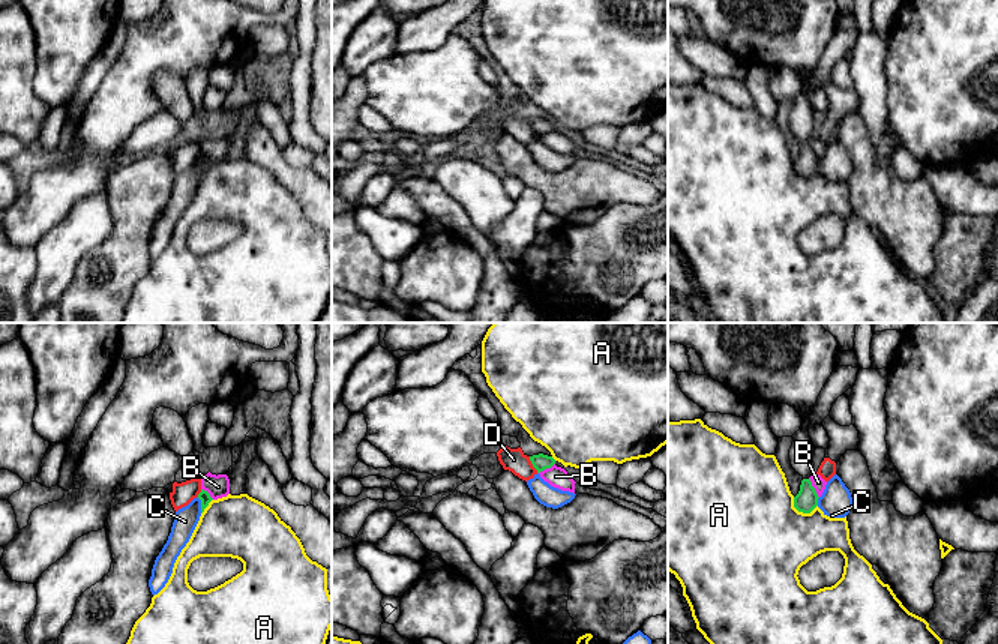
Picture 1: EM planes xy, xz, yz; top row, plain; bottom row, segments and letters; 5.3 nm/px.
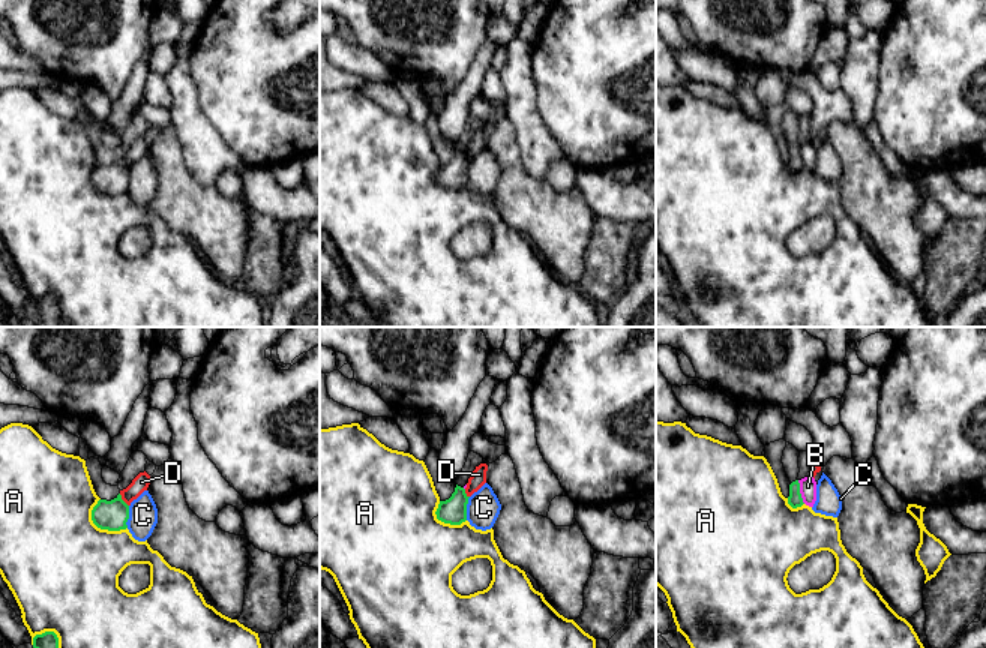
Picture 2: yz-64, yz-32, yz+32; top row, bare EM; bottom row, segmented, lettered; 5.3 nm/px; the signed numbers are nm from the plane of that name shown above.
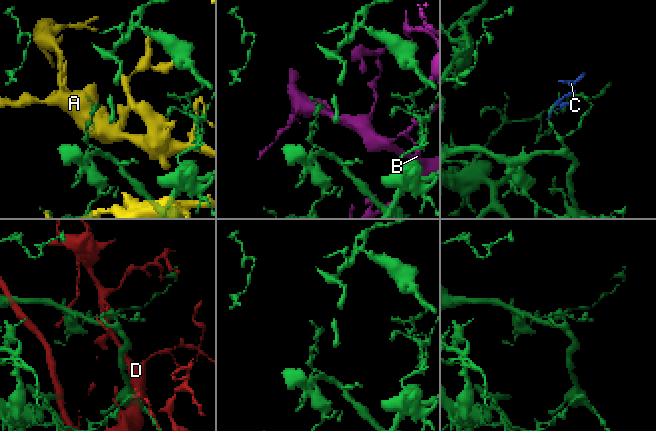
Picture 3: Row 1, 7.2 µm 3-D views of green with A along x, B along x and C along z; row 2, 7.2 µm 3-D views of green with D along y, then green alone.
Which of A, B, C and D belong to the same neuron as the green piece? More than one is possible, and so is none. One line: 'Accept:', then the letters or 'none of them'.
Accept: none of them

